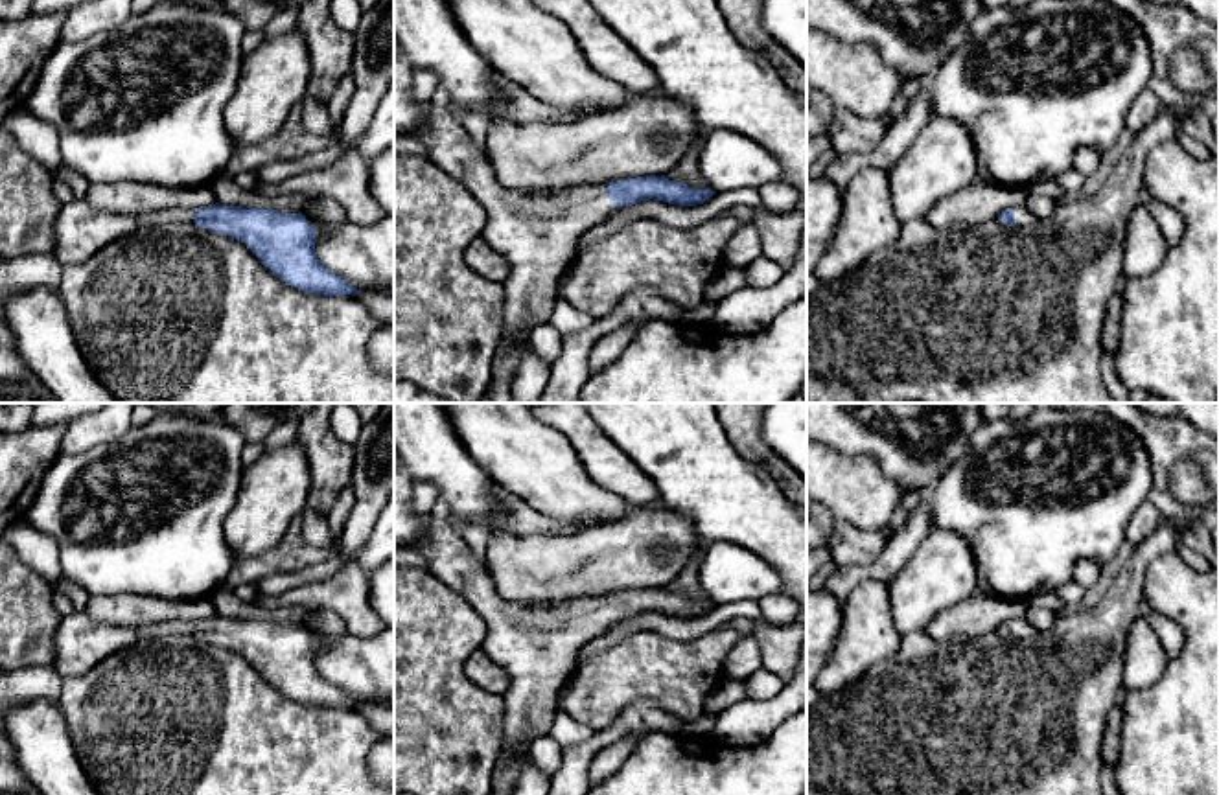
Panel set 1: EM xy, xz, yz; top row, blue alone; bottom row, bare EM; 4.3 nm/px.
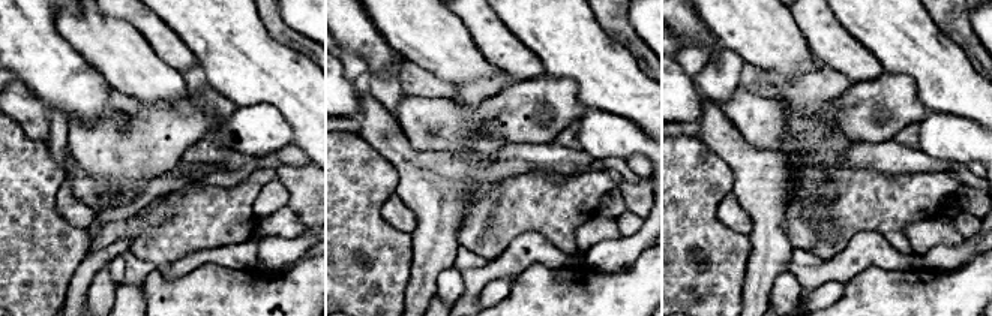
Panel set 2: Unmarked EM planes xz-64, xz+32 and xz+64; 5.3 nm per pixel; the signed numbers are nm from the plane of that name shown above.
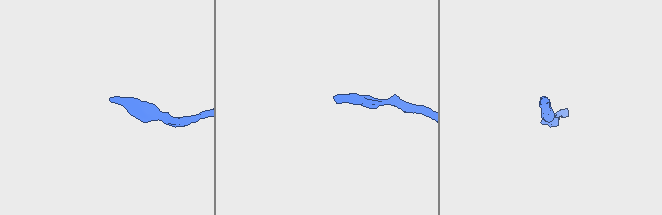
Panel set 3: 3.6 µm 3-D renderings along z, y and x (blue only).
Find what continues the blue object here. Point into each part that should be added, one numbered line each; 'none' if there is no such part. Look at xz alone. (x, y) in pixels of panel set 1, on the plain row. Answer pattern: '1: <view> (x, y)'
1: xz (536, 645)

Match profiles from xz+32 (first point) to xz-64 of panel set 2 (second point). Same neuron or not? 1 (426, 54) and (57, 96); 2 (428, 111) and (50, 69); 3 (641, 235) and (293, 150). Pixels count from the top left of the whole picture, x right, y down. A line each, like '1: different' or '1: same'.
1: different
2: different
3: different

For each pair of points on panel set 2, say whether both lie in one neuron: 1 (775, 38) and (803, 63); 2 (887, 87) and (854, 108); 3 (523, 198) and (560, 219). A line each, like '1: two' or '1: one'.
1: one
2: one
3: one

